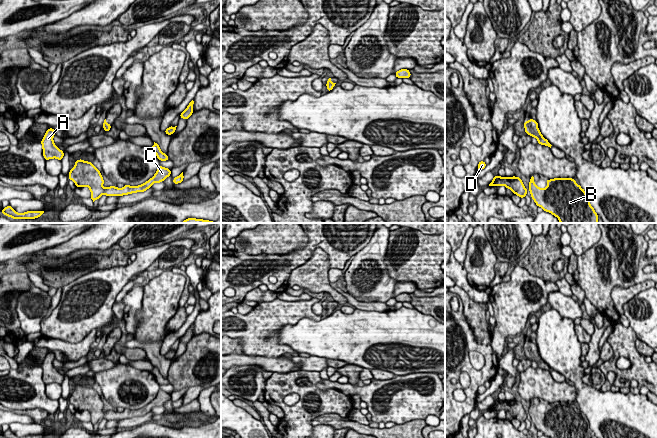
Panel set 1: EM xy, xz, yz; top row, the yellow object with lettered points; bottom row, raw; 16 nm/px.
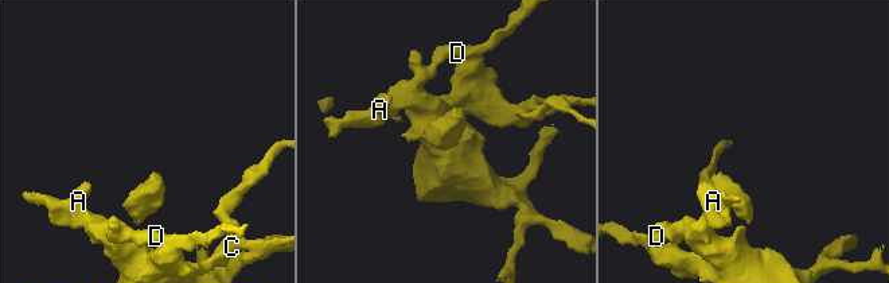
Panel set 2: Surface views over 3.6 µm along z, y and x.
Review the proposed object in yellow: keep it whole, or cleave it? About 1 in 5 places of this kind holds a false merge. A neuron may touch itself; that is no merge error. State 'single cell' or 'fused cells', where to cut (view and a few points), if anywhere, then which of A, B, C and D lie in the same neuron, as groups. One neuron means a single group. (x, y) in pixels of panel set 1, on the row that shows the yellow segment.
single cell | no cut | A B C D

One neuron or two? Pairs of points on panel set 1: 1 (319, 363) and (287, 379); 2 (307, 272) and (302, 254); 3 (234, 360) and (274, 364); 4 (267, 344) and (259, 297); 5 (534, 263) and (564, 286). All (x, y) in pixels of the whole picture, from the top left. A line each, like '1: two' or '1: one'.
1: two
2: two
3: one
4: two
5: two

